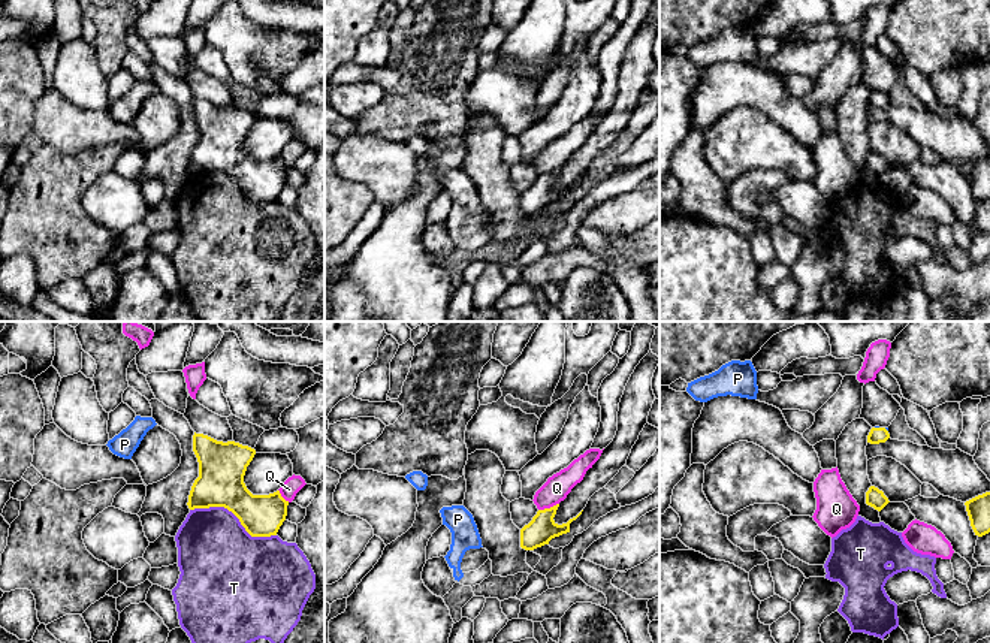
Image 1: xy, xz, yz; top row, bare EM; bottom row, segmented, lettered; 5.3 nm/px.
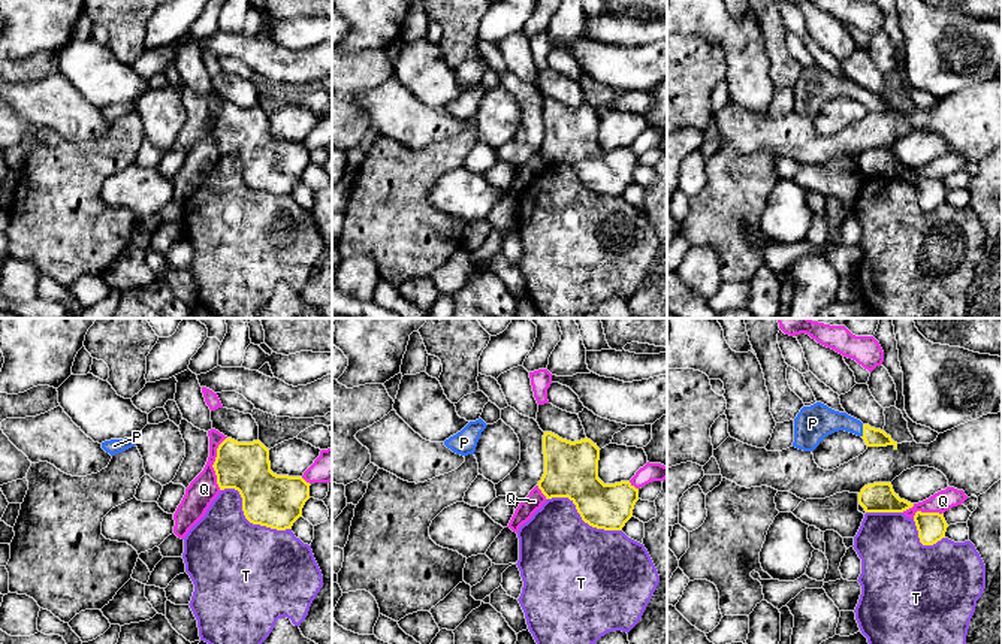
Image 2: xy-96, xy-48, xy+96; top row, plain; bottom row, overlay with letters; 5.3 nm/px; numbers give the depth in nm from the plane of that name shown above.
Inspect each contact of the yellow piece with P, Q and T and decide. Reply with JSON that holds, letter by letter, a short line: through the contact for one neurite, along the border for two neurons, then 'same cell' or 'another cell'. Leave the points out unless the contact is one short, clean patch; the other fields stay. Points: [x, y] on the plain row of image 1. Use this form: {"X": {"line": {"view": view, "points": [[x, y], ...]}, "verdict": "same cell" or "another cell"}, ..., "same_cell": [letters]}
{"P": {"line": {"view": "yz", "points": [[877, 100], [877, 93], [875, 91]]}, "verdict": "same cell"}, "Q": {"verdict": "another cell"}, "T": {"verdict": "another cell"}, "same_cell": ["P"]}

